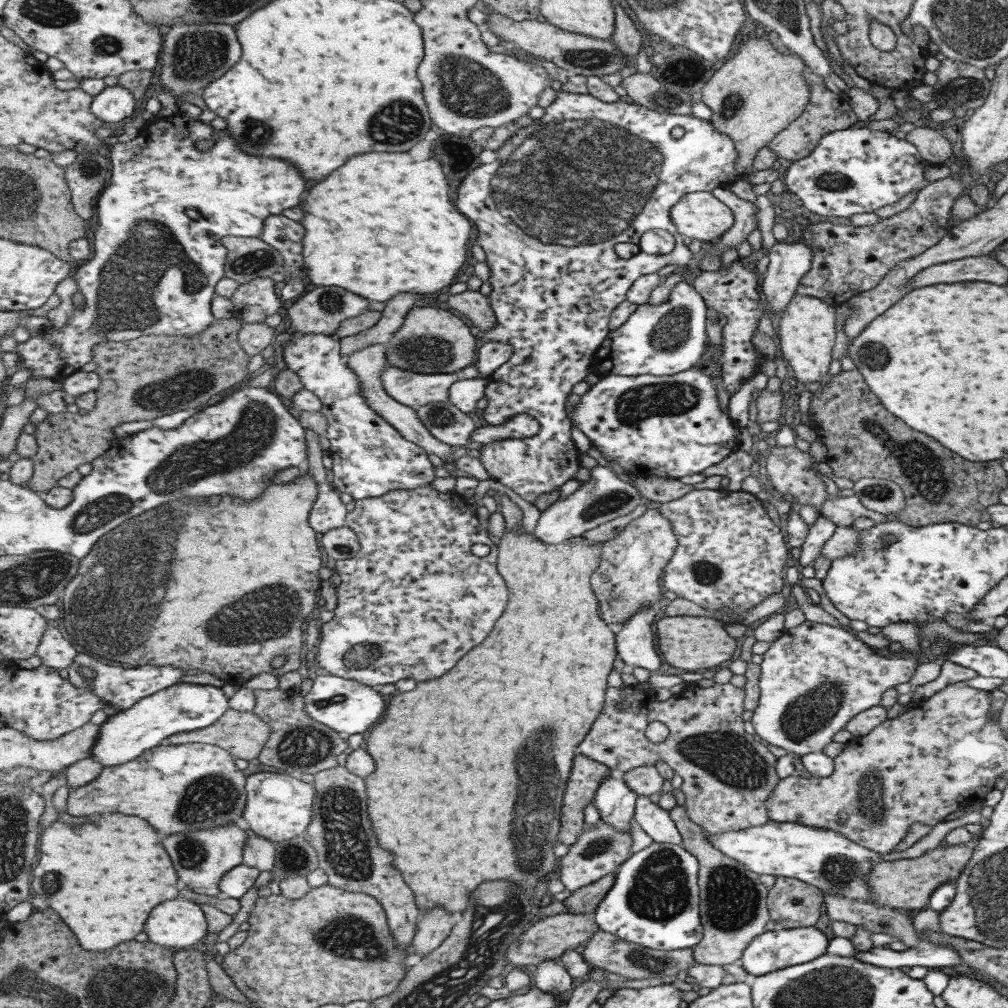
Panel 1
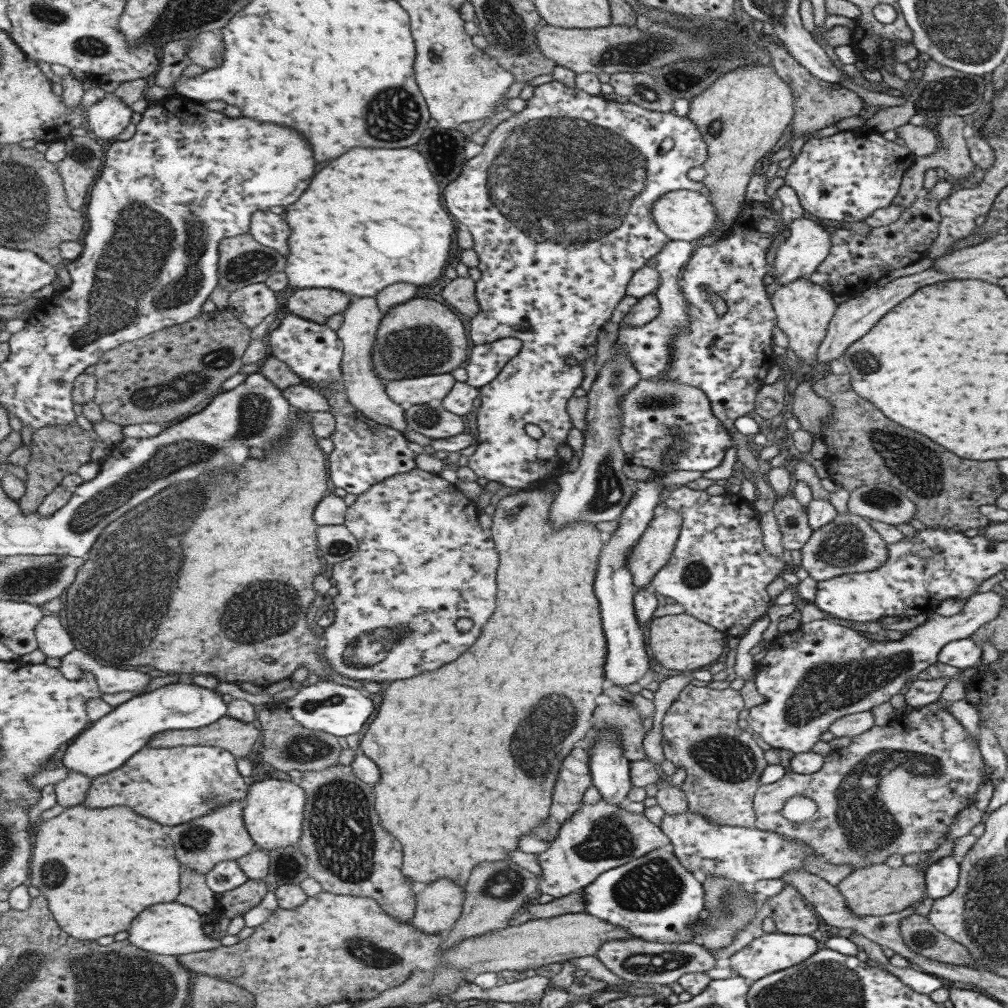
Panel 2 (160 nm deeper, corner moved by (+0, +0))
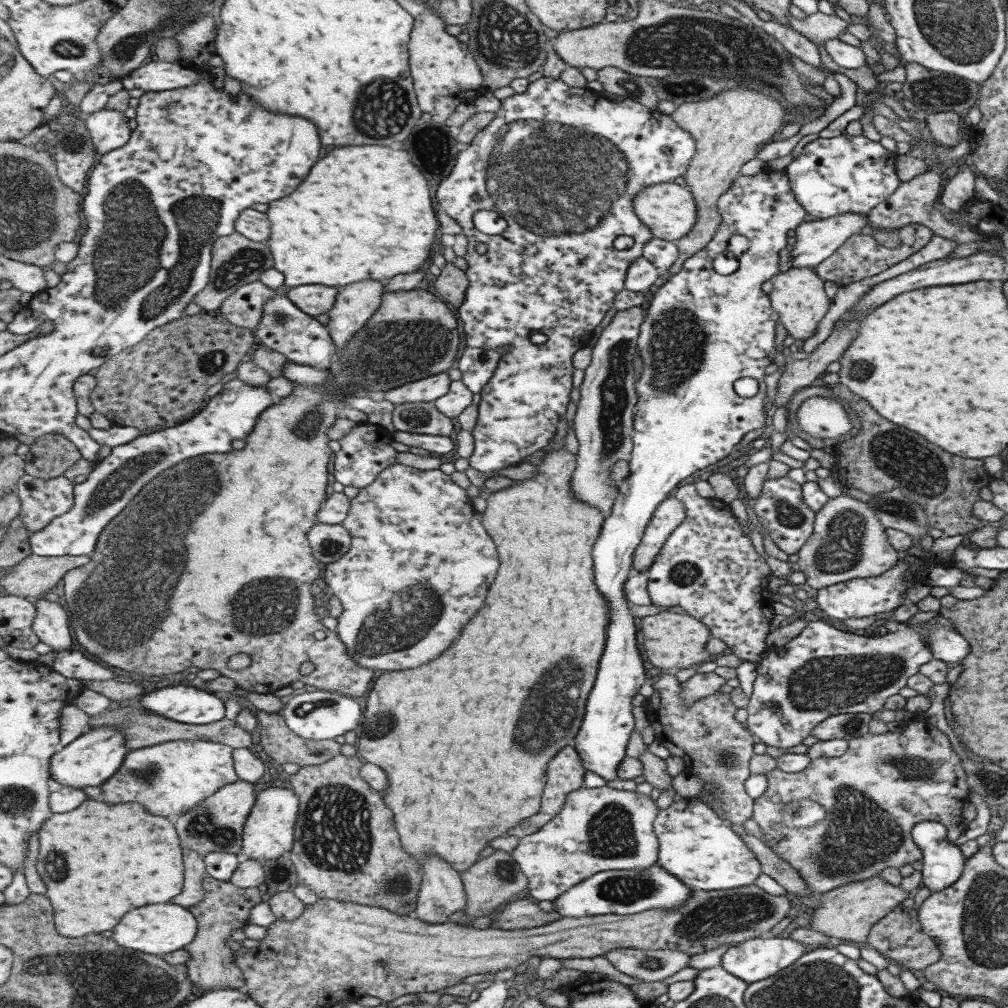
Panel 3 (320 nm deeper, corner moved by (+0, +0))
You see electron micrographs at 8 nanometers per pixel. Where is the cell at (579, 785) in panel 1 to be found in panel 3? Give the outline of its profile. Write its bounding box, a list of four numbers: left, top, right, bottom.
[519,745,586,835]

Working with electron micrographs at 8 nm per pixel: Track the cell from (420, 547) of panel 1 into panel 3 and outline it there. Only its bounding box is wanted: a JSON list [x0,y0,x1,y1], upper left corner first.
[315,463,499,673]

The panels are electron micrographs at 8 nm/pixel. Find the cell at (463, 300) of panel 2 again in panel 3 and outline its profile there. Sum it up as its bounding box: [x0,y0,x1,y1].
[432,262,470,308]

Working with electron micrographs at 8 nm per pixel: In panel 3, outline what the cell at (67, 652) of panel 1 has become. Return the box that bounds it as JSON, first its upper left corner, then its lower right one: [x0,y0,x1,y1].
[34,599,73,651]

